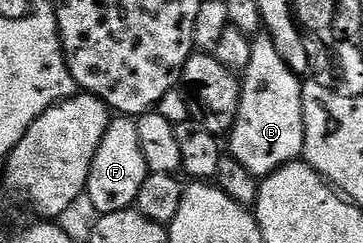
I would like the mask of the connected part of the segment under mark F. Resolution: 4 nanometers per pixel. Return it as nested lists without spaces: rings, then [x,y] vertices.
[[[126,115],[116,116],[105,131],[105,139],[101,139],[101,147],[97,147],[97,155],[93,155],[86,200],[91,200],[92,207],[96,209],[94,212],[99,215],[130,209],[138,202],[139,192],[148,175],[135,121]]]

